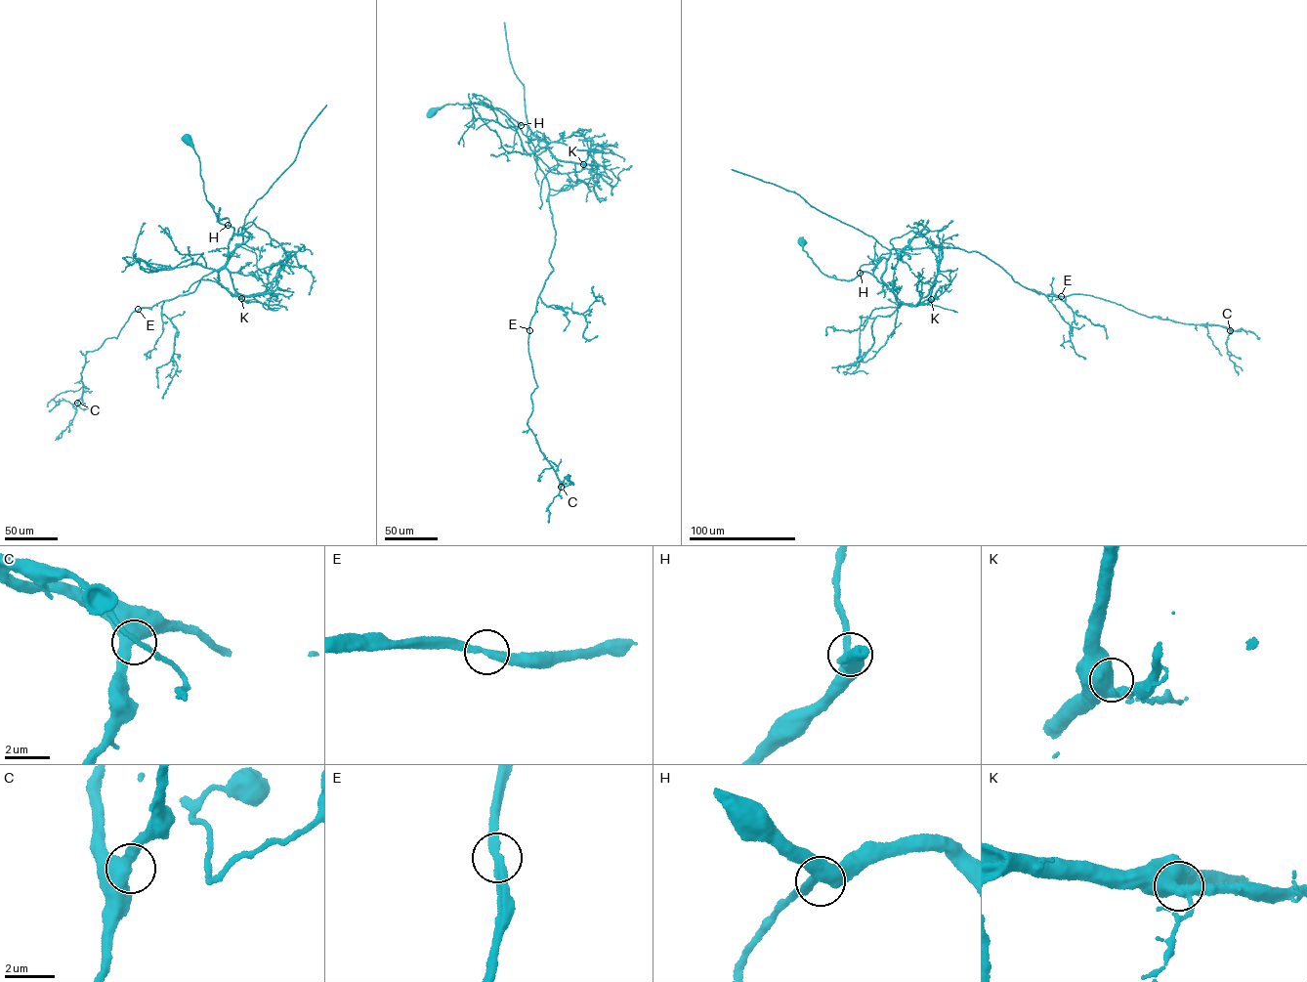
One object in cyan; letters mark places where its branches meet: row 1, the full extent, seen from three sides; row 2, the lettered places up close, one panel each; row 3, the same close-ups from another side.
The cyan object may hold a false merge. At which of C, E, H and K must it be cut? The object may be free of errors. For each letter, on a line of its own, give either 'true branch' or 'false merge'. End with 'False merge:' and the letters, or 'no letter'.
C: true branch
E: true branch
H: true branch
K: true branch
False merge: no letter

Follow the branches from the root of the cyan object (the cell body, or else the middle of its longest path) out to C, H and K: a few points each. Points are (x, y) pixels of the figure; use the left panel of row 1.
C: (187, 139), (233, 228), (228, 253), (248, 238), (242, 227), (193, 292), (134, 311), (86, 352), (77, 403)
H: (187, 139), (198, 157), (206, 199), (219, 222), (228, 225)
K: (187, 139), (198, 157), (206, 199), (219, 222), (233, 229), (227, 260), (218, 274), (219, 282), (241, 298)

